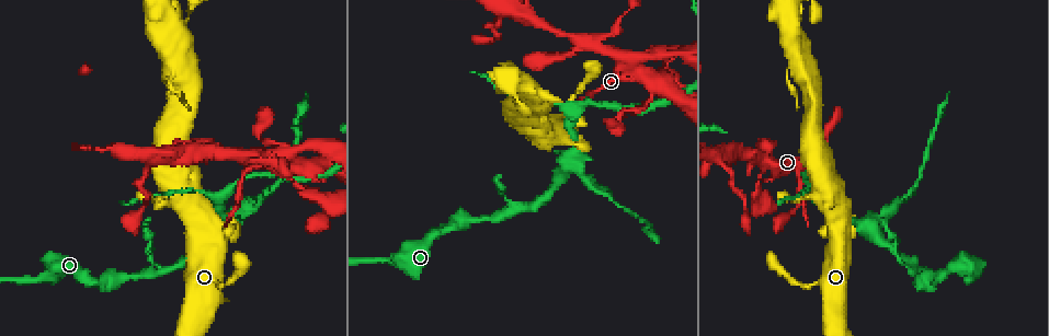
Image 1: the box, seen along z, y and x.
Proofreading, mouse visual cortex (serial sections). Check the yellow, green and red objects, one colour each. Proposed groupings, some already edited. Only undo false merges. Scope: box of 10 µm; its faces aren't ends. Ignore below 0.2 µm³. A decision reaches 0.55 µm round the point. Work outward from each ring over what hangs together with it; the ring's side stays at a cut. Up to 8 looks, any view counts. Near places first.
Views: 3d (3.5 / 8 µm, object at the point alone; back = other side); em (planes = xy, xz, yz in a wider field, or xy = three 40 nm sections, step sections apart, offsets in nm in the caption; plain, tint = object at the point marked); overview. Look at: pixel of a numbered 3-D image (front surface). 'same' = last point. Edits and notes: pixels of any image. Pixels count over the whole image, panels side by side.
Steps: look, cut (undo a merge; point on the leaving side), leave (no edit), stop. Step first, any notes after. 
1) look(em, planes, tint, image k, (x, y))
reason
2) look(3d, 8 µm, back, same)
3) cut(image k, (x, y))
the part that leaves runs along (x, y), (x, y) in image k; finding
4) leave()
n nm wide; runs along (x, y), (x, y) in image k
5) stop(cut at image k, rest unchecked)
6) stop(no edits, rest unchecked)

look(3d, 8 µm, image 1, (178, 43))
branch point

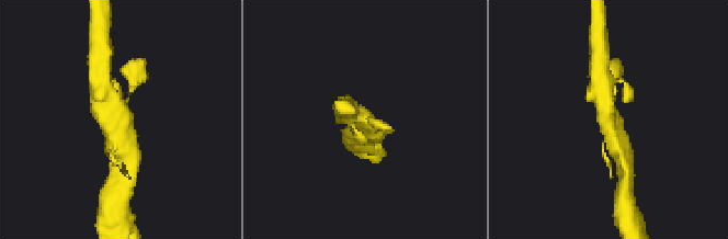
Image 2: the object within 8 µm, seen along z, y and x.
look(3d, 3.5 µm, same)
zoom in

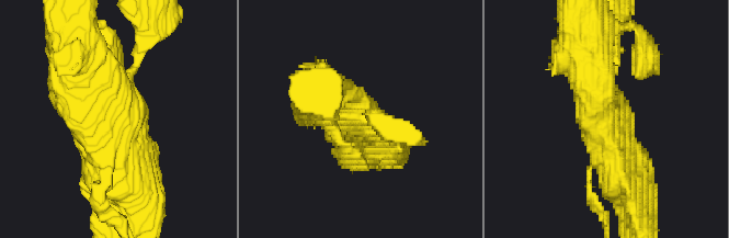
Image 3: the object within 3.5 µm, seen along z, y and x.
look(em, xy, step 3, tint, image 3, (117, 119))
shape alone is not enough

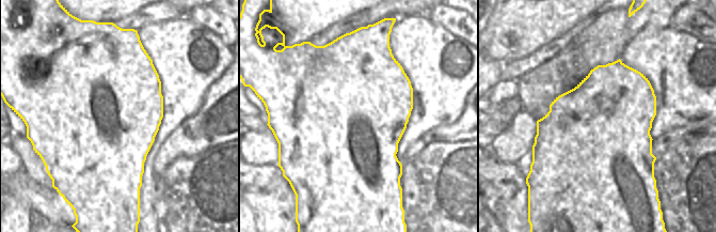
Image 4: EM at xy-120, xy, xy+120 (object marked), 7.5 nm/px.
leave()
1000 nm wide; runs along (134, 199), (73, 77) in image 3; continuous, no second cell

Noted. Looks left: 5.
look(3d, 3.5 µm, image 1, (594, 47))
two arms in line, one across

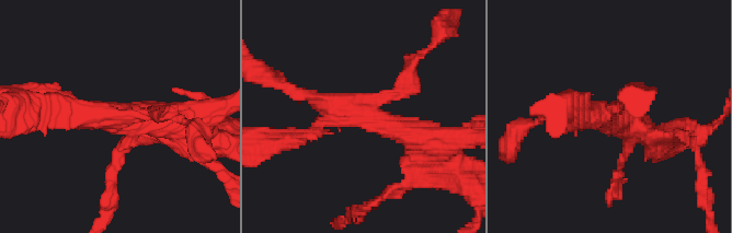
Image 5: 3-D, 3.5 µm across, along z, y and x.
look(em, xy, step 2, tint, image 5, (121, 114))

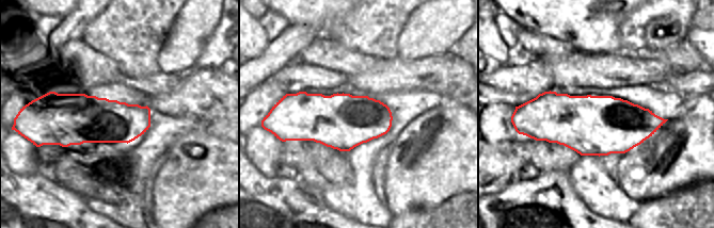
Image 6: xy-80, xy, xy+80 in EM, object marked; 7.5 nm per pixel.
leave()
runs along (426, 147), (366, 113), (295, 91) in image 5; all the same cell

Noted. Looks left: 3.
look(em, xy, step 2, tint, image 1, (936, 279))
calibre changes

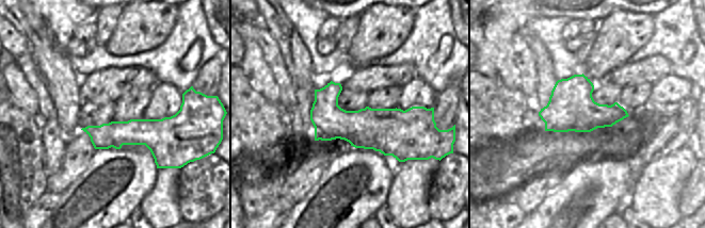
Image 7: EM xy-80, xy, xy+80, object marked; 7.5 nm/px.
look(3d, 3.5 µm, same)
wider look

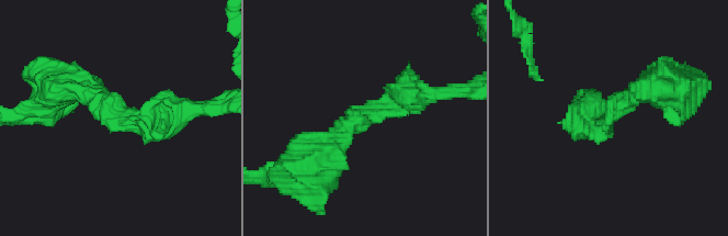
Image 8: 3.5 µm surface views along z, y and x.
leave()
arms of 250, 450 nm; runs along (320, 152), (356, 119), (434, 93) in image 8; one cell here

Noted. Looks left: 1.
stop(no edits, rest unchecked)

